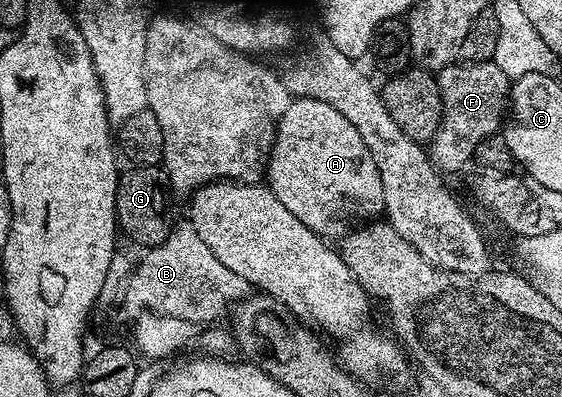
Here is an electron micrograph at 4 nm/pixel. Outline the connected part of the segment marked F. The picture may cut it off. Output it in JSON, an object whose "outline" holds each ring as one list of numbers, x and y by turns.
{"outline":[[493,60,453,63,436,73,438,91,444,114,436,136,430,142,433,165,445,174,460,169,472,161,482,139,501,132,510,101,510,78]]}

